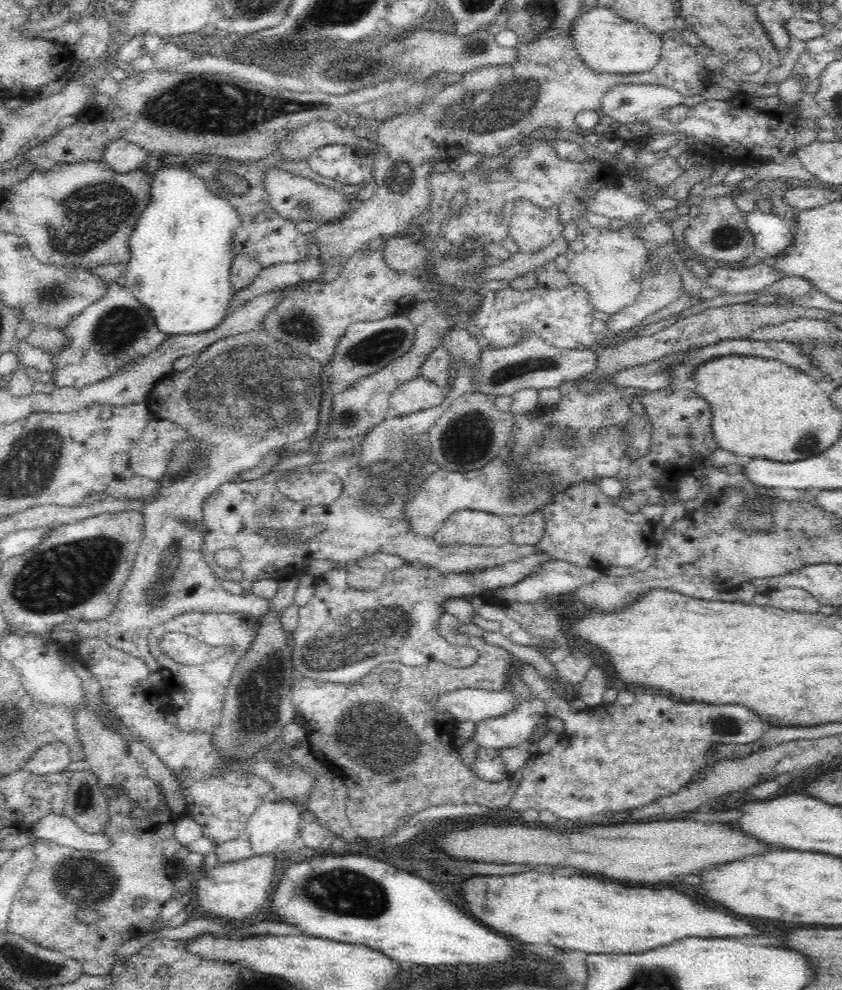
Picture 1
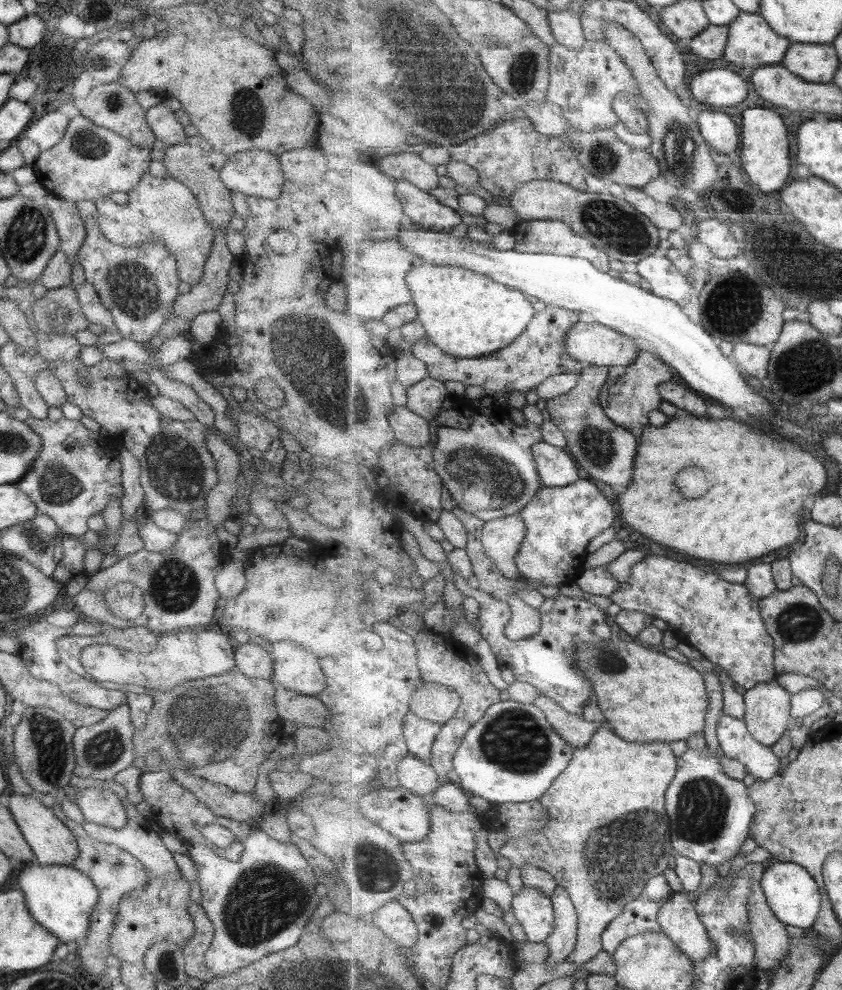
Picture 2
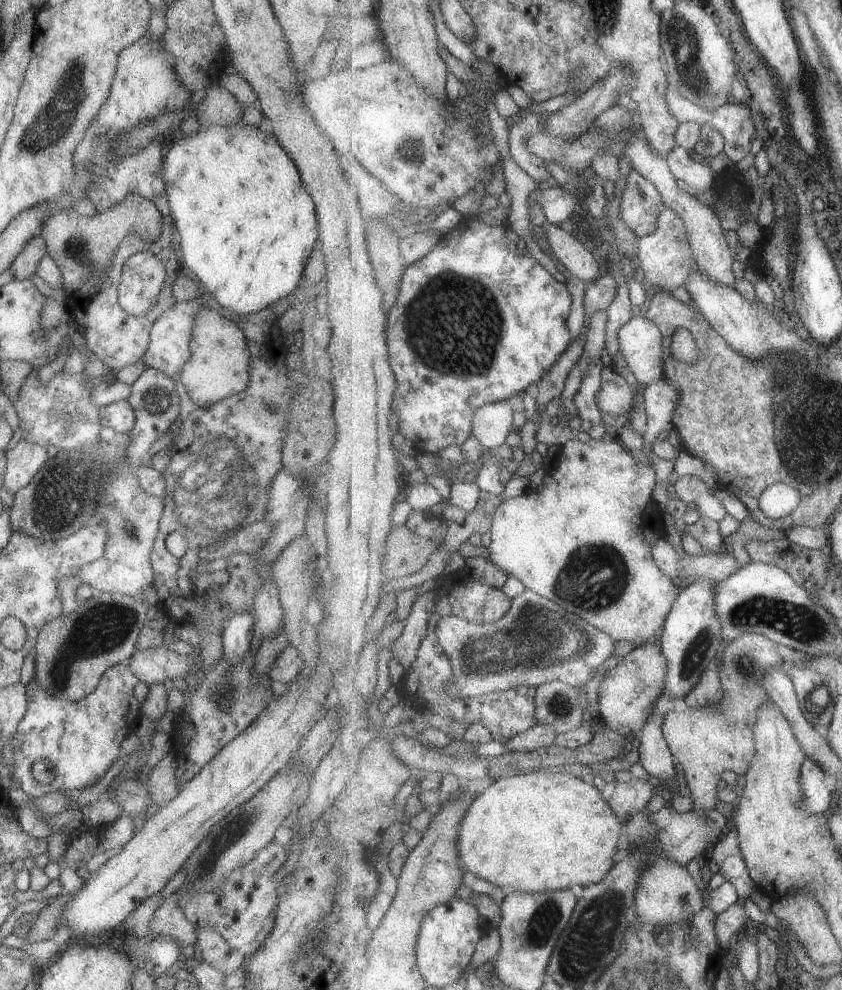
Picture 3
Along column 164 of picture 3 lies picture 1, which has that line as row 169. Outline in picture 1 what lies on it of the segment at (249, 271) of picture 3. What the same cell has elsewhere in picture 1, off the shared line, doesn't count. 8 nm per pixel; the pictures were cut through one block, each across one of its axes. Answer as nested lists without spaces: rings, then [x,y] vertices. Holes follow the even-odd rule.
[[[178,158],[166,162],[152,174],[150,200],[130,235],[128,248],[131,258],[122,271],[121,283],[147,306],[153,313],[156,326],[166,334],[194,334],[216,328],[226,314],[228,302],[234,292],[231,283],[231,264],[235,258],[233,234],[241,223],[236,209],[226,200],[224,194],[206,187],[206,181],[198,173],[190,172],[190,166],[174,166],[173,163],[197,162]]]

